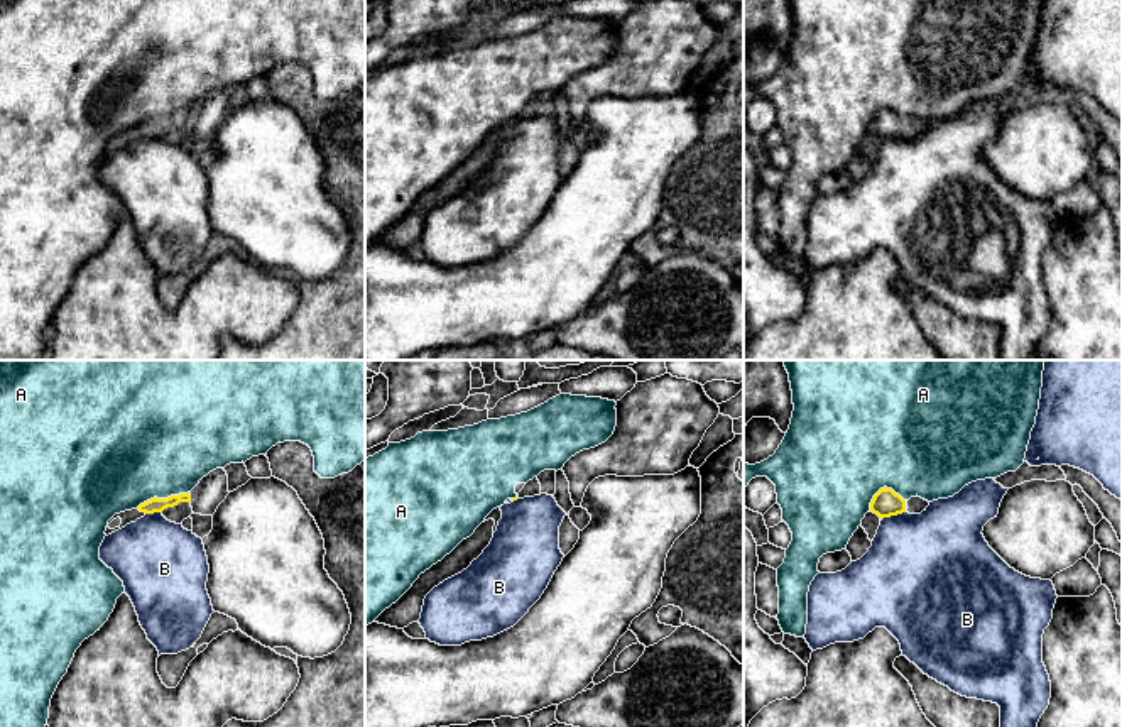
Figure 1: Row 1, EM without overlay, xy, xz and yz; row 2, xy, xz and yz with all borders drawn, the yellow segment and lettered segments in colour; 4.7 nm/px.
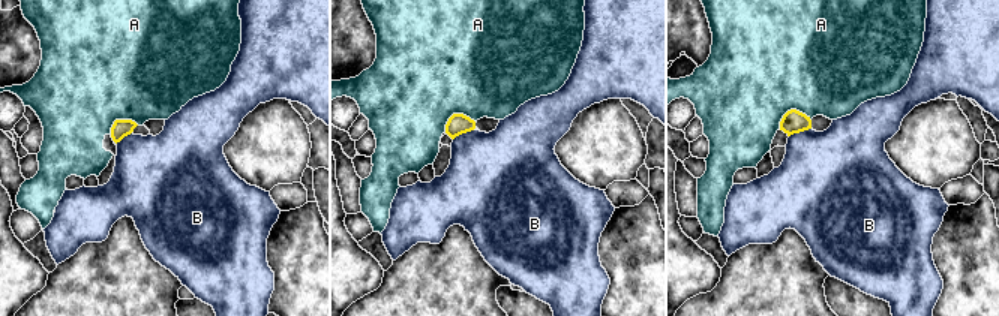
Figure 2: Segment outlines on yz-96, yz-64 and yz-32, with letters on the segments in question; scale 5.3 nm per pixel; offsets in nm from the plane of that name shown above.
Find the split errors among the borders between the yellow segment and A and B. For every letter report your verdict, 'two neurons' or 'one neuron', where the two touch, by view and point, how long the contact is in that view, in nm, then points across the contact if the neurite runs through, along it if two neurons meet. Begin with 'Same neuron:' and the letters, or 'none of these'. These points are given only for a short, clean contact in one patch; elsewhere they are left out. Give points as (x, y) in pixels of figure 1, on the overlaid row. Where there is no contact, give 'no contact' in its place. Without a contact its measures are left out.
Same neuron: none of these
A: two neurons; contact xy (161, 499); length 260 nm
B: two neurons; contact yz (893, 514); length 120 nm; border yz (904, 511), (882, 519)

